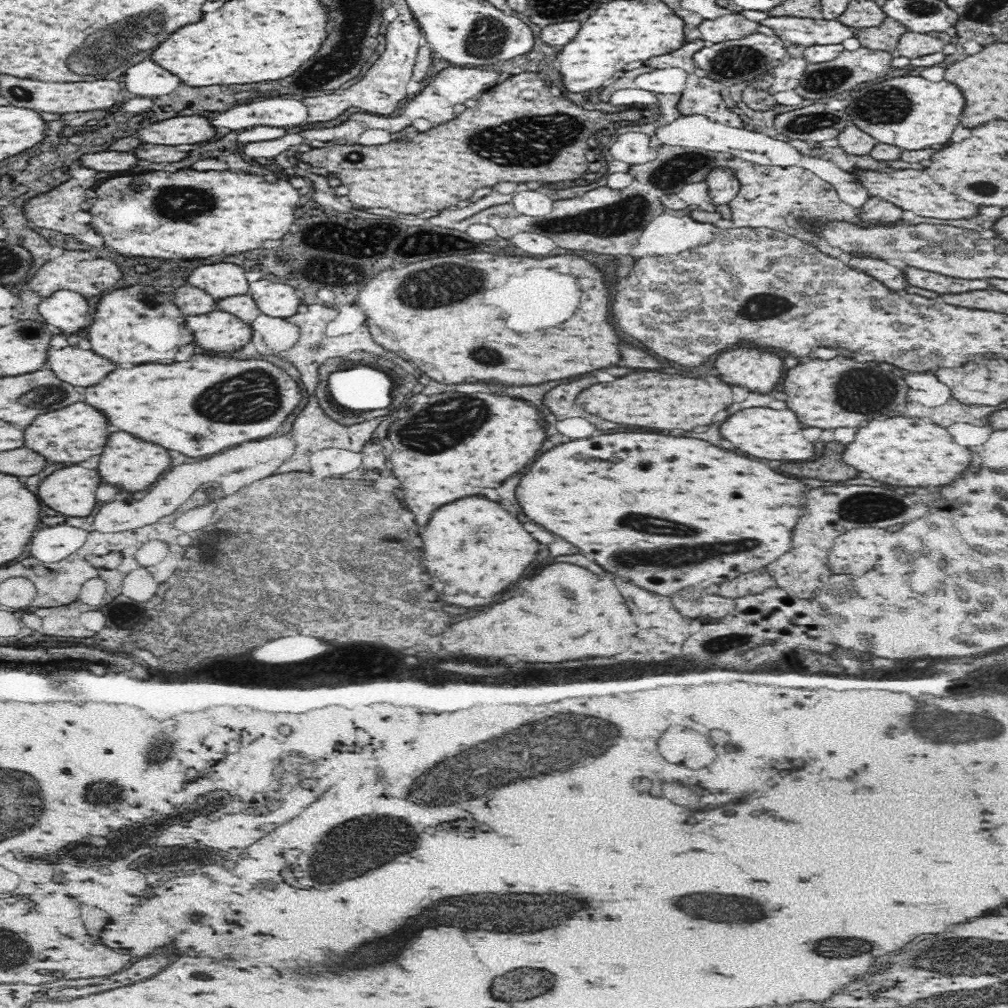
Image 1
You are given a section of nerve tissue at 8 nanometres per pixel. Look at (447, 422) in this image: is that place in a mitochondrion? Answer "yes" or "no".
yes

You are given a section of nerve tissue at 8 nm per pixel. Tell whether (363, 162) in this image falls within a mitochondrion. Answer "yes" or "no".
yes

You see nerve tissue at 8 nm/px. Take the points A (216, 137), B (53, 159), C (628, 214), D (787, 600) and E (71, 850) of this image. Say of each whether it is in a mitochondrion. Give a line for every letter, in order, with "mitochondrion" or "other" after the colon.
A: other
B: other
C: mitochondrion
D: other
E: other

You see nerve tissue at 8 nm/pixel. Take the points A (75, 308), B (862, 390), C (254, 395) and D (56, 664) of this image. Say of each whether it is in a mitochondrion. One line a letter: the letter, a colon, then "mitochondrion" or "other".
A: other
B: mitochondrion
C: mitochondrion
D: other

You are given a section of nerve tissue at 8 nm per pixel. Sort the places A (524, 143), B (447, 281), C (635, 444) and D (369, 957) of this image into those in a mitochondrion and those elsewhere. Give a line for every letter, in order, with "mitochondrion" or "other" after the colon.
A: mitochondrion
B: mitochondrion
C: other
D: mitochondrion

